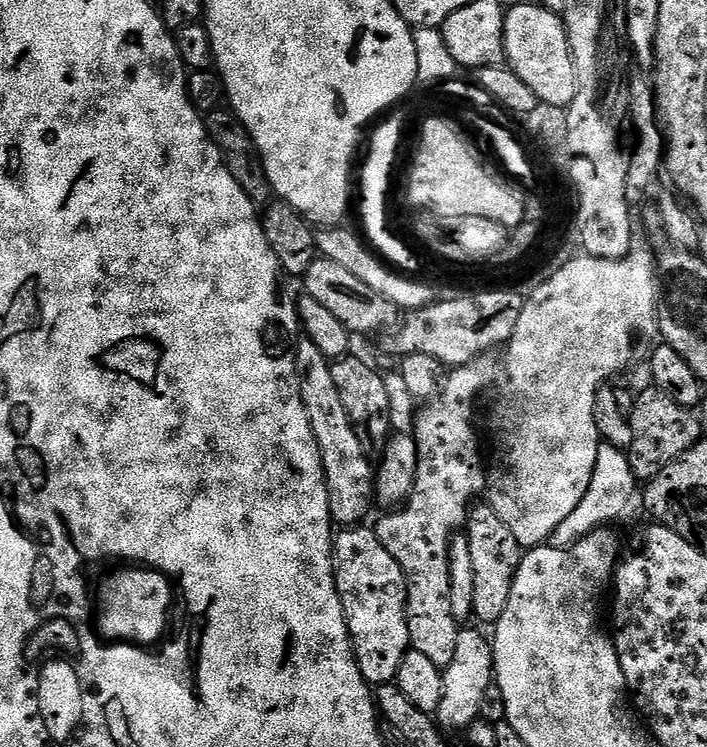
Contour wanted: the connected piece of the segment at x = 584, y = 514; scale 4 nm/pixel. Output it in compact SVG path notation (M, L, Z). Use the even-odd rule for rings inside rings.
M601 443L598 462L594 462L594 478L590 478L590 490L578 502L577 508L564 519L552 534L551 543L557 548L572 548L582 538L586 538L596 528L611 525L632 504L632 495L638 492L638 481L630 470L628 453L625 449Z

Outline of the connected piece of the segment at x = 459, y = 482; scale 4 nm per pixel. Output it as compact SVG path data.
M488 358L472 360L460 368L453 368L441 383L440 391L427 401L428 404L416 416L416 454L418 466L414 484L403 505L395 510L383 513L374 531L378 542L390 550L390 558L402 566L404 580L408 584L408 629L410 630L411 651L430 658L434 666L441 670L450 666L454 658L454 649L458 646L458 634L461 625L450 610L450 564L448 548L452 545L453 536L467 525L468 514L473 507L476 495L486 488L486 476L480 472L480 440L476 437L476 428L472 425L472 411L476 408L476 395L492 380L492 364Z

